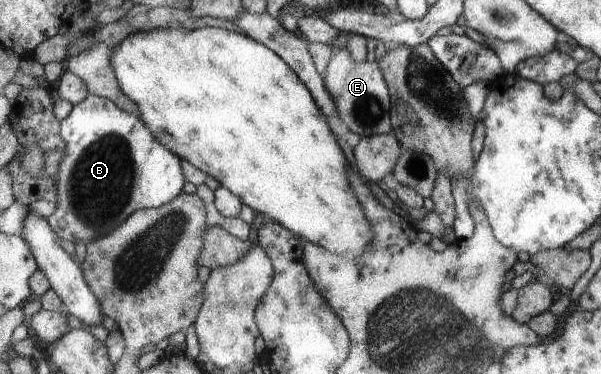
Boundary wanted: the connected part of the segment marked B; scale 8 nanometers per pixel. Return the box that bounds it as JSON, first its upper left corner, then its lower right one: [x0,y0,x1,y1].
[47,94,187,245]

